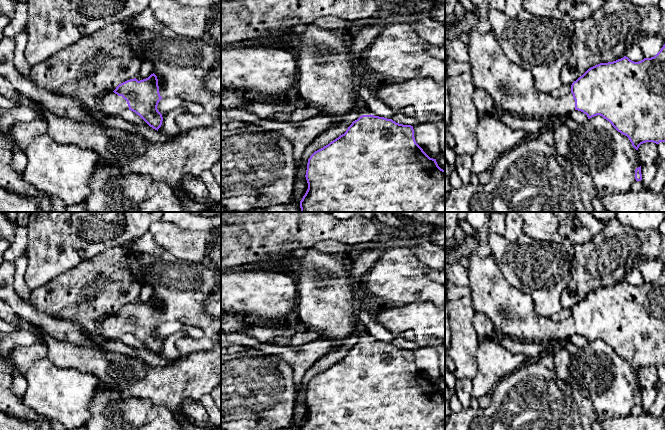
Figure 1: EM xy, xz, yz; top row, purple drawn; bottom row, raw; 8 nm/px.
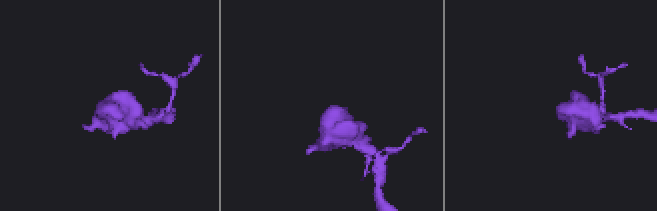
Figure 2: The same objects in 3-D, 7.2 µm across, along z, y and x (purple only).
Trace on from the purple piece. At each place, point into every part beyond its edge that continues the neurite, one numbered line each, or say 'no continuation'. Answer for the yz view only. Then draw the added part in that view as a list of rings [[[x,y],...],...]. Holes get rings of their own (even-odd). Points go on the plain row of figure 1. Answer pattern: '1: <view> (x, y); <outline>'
1: yz (511, 310); [[[474,252],[467,258],[474,311],[491,320],[495,337],[507,336],[523,342],[546,343],[565,340],[575,334],[571,316],[554,321],[538,315],[532,296],[506,280],[492,255],[482,256]]]

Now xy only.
1: xy (112, 328); [[[114,316],[105,317],[101,322],[100,328],[109,339],[120,339],[121,336],[129,334],[127,325]]]

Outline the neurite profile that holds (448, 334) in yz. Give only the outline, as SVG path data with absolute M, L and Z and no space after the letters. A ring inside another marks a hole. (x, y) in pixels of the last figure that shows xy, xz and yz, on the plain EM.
M445 298L445 351L449 348L452 339L452 332L450 329L450 318L447 308L447 299Z

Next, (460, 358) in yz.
M470 294L448 301L452 339L445 351L445 365L456 379L472 380L477 372L476 353L480 342L472 320L475 315Z

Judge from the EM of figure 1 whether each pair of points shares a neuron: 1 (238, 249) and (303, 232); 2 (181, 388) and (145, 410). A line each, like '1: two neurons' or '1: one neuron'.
1: one neuron
2: two neurons

